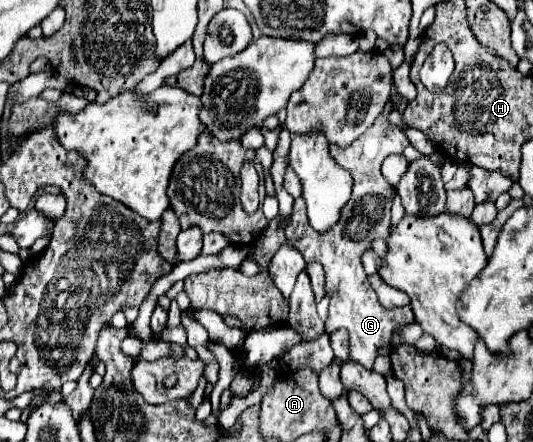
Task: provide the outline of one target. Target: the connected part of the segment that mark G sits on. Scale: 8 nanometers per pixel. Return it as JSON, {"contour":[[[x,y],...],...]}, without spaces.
{"contour":[[[387,101],[383,113],[375,119],[375,123],[359,139],[355,139],[349,147],[329,147],[331,157],[337,161],[337,165],[347,169],[355,179],[351,201],[349,201],[349,205],[345,205],[339,223],[325,233],[315,231],[307,223],[305,201],[295,199],[293,219],[291,219],[289,227],[285,229],[287,243],[291,241],[293,247],[305,257],[307,263],[317,261],[323,265],[325,277],[327,277],[325,289],[335,291],[331,297],[331,303],[329,303],[329,317],[325,321],[325,327],[329,333],[345,327],[351,337],[349,339],[351,341],[351,359],[365,367],[373,367],[377,351],[389,343],[395,325],[411,323],[415,319],[411,309],[401,309],[401,307],[387,309],[377,301],[377,295],[375,295],[375,291],[367,279],[367,273],[363,269],[363,263],[361,263],[361,255],[371,249],[373,239],[387,237],[389,227],[391,227],[391,223],[389,223],[391,203],[393,203],[397,191],[381,175],[381,163],[385,157],[389,157],[393,153],[403,153],[403,149],[409,145],[405,131],[401,127],[389,123],[391,111],[393,111],[393,103]]]}

